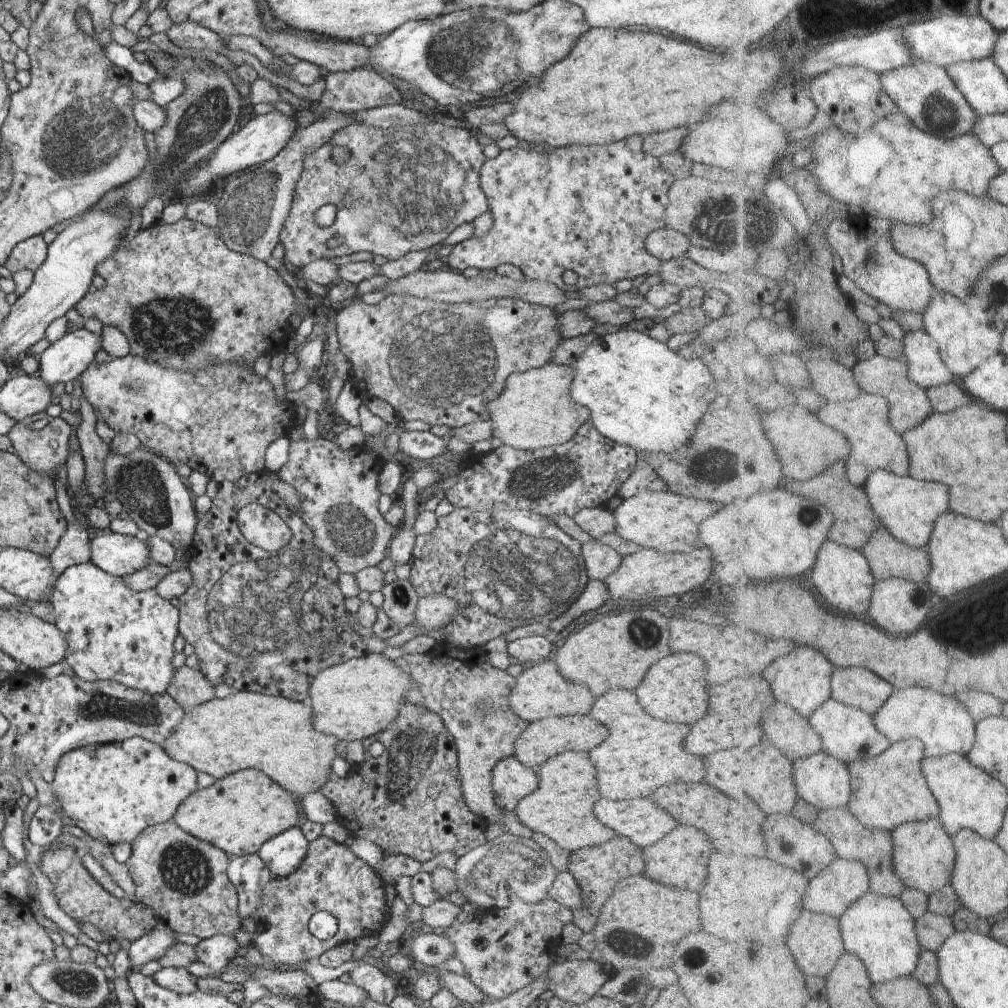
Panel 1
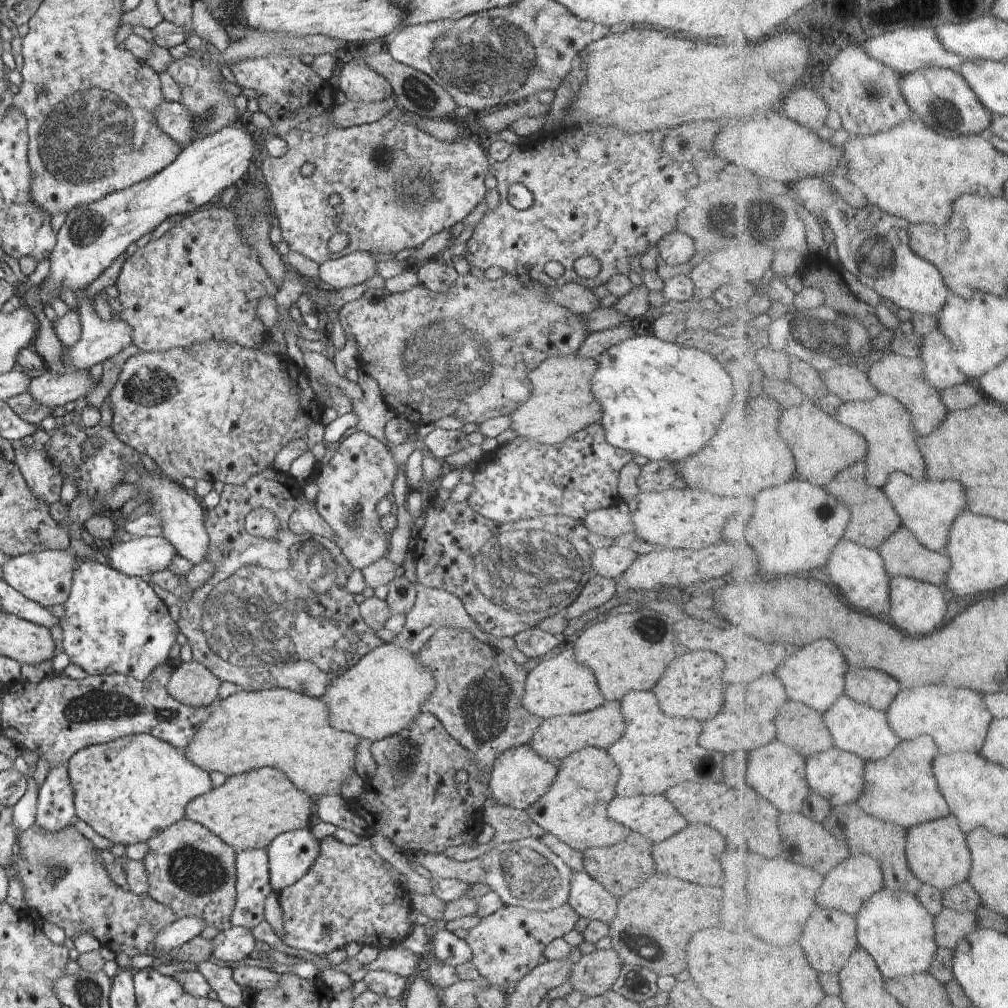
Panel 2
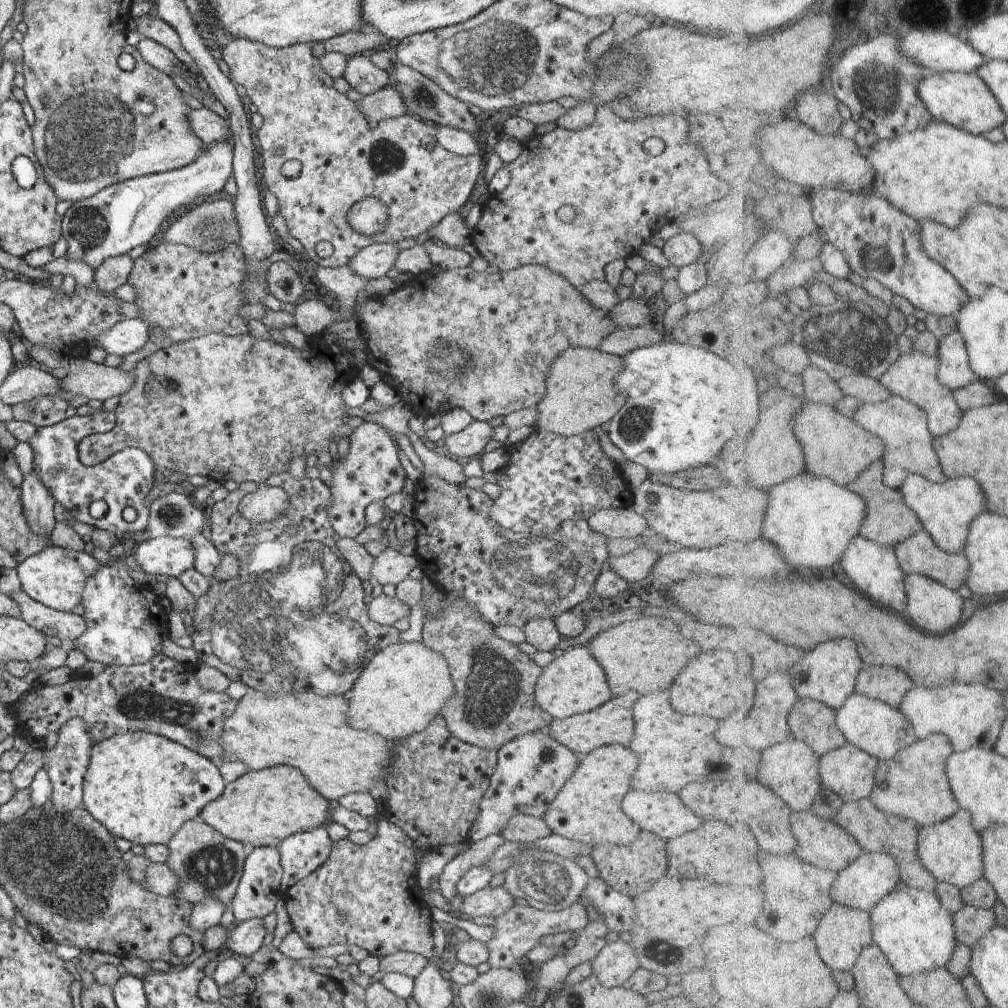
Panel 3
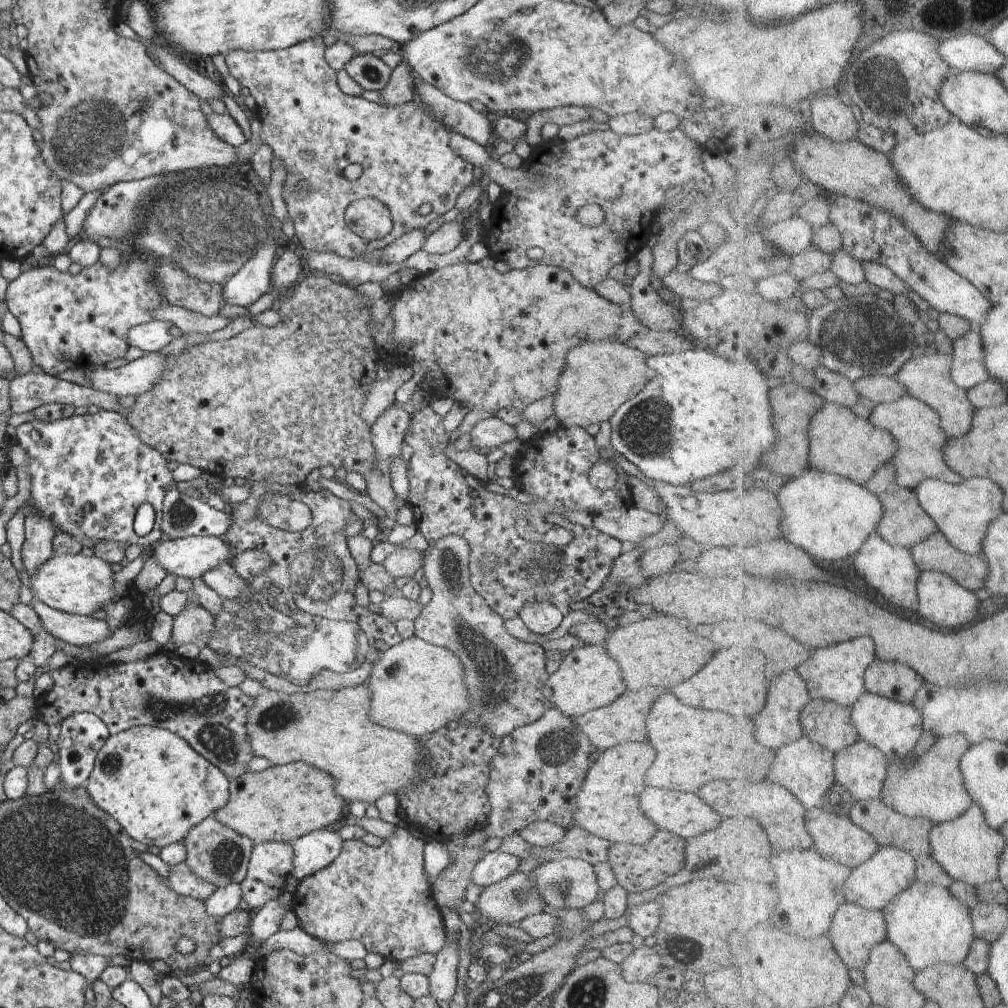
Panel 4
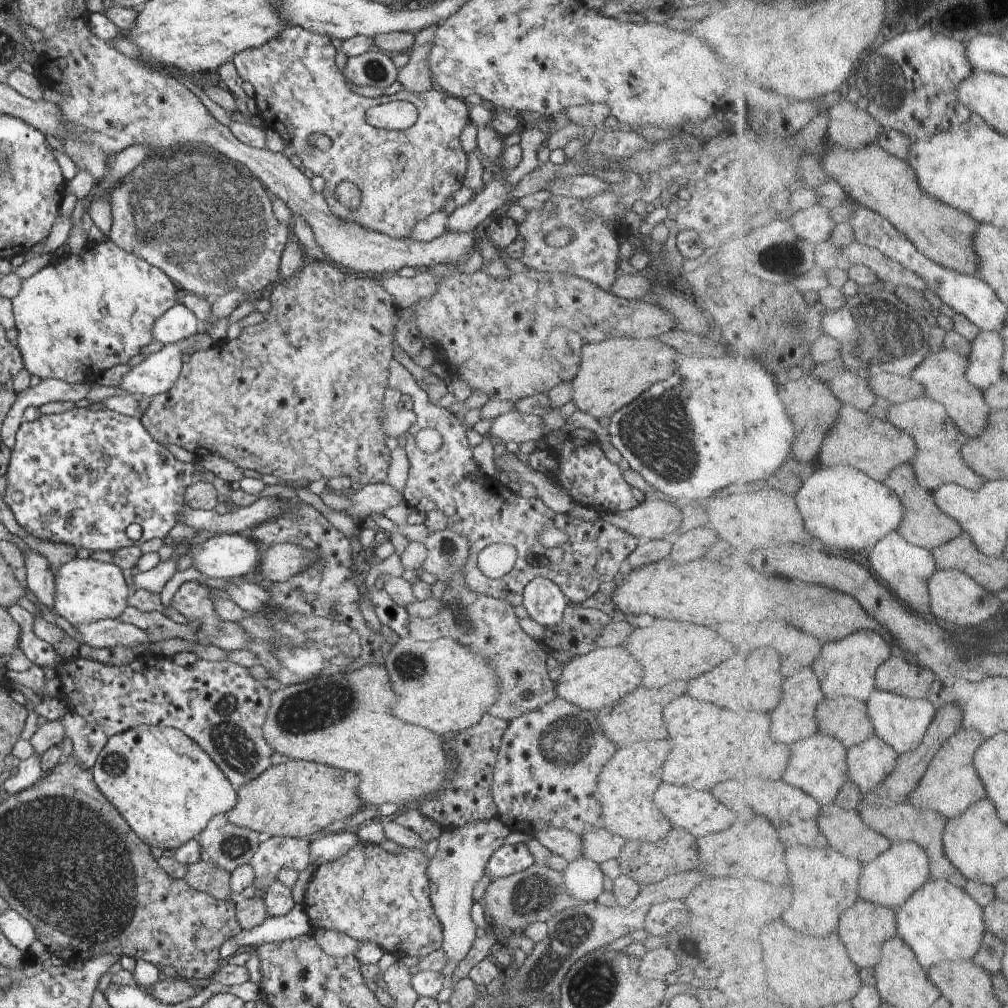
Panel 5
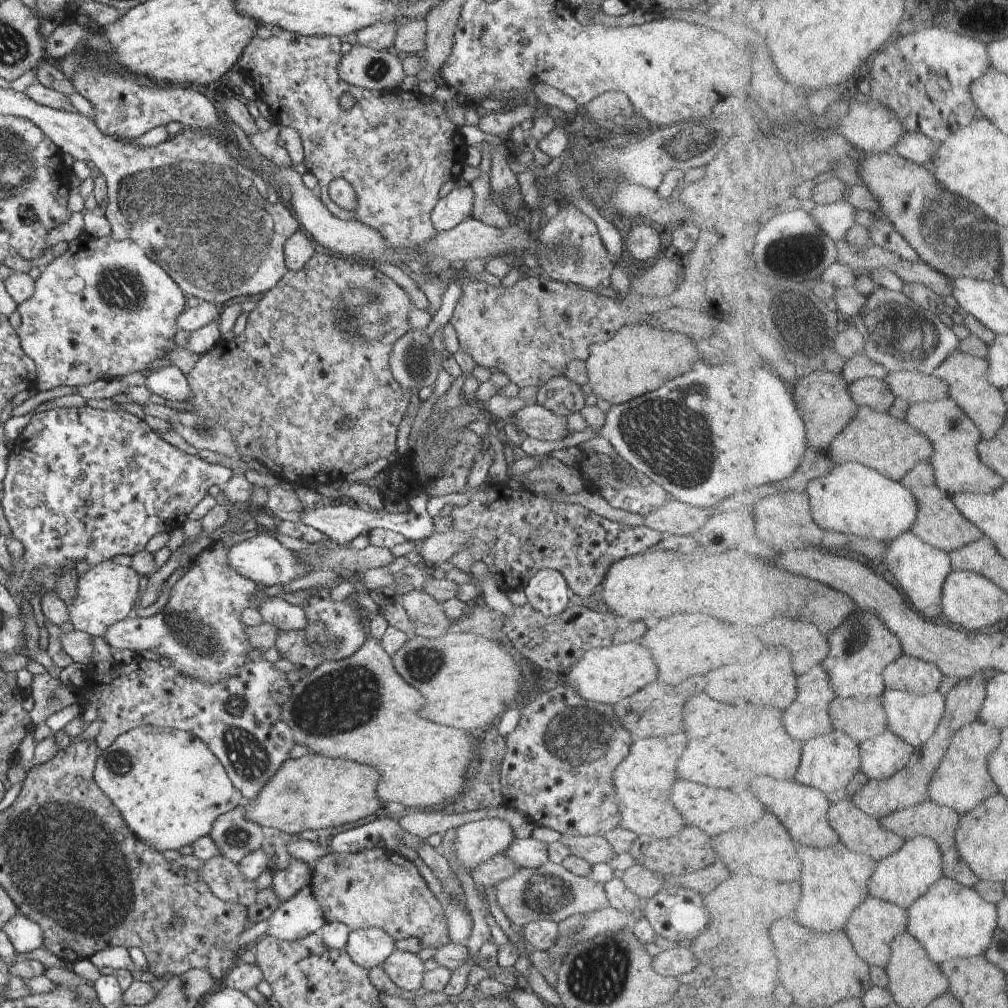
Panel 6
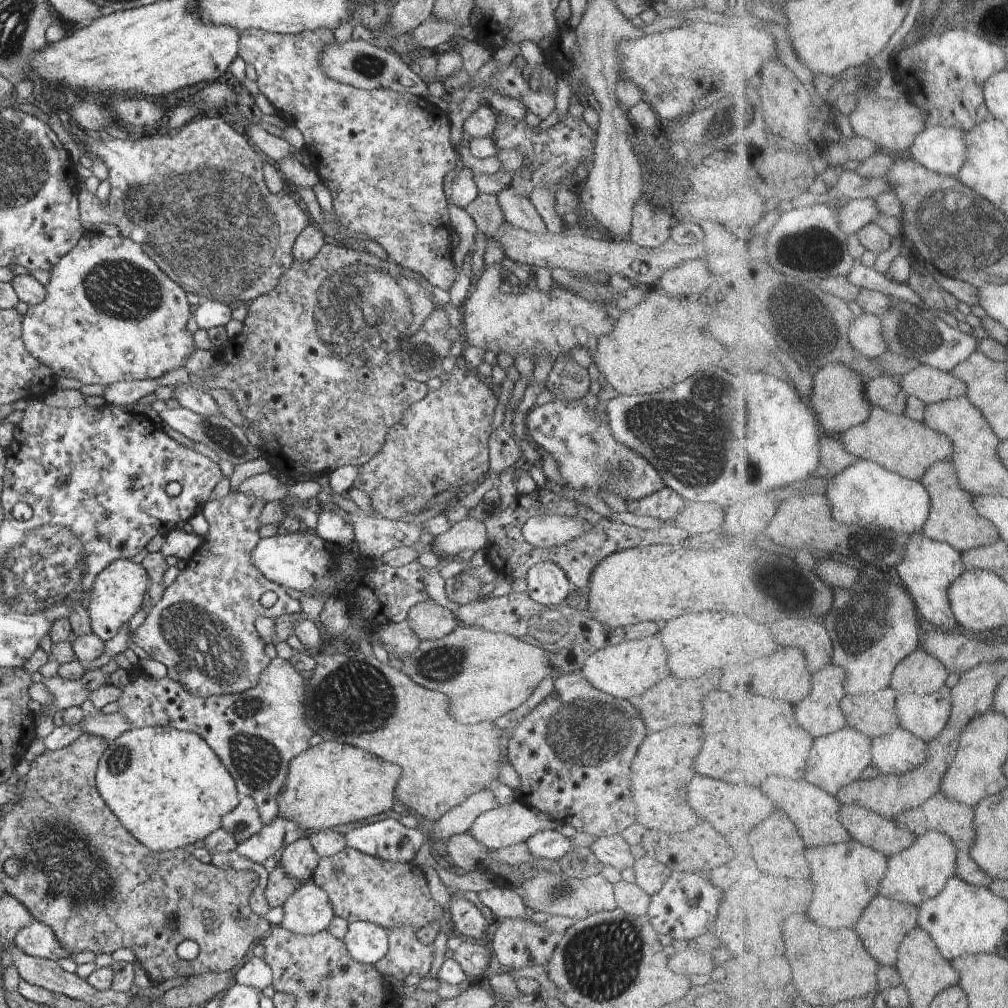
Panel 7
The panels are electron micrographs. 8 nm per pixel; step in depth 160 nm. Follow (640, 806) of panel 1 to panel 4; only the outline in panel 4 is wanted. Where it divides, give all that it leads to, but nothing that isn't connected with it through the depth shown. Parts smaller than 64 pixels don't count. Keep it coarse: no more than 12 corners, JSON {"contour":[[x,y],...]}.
{"contour":[[646,788],[640,806],[682,838],[722,820],[696,794]]}

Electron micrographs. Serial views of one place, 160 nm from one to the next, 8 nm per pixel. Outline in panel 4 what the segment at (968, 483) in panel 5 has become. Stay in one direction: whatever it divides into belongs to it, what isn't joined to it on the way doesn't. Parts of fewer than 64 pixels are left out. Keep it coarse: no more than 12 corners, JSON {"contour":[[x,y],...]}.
{"contour":[[906,395],[872,420],[902,442],[900,482],[966,480],[946,462],[943,416]]}

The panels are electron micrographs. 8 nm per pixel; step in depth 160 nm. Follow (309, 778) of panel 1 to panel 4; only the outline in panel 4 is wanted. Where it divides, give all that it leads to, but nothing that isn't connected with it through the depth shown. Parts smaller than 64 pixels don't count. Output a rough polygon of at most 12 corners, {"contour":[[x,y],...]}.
{"contour":[[367,683],[255,697],[272,765],[326,771],[346,801],[402,794],[425,747],[371,721]]}

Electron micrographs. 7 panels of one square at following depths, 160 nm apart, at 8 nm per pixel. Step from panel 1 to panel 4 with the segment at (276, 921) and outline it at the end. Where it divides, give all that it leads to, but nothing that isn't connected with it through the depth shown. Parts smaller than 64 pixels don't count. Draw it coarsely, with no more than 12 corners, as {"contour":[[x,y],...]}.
{"contour":[[404,827],[344,841],[299,882],[291,910],[326,945],[386,961],[448,938]]}

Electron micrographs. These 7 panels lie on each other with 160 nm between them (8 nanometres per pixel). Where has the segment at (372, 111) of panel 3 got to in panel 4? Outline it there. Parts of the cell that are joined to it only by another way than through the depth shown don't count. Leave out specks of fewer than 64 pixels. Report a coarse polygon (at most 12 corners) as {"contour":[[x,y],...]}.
{"contour":[[403,61],[381,92],[381,104],[414,100],[417,77]]}

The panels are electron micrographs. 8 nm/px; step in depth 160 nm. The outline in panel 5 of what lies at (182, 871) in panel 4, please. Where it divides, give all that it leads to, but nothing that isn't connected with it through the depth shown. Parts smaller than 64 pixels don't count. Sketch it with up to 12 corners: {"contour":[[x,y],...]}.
{"contour":[[200,860],[184,879],[200,892],[230,901],[231,874]]}

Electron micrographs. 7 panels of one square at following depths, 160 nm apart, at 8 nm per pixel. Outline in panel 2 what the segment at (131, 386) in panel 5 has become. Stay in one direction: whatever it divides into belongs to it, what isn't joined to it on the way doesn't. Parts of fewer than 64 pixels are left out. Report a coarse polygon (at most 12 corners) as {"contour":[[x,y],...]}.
{"contour":[[89,369],[35,374],[28,392],[54,408],[85,397]]}

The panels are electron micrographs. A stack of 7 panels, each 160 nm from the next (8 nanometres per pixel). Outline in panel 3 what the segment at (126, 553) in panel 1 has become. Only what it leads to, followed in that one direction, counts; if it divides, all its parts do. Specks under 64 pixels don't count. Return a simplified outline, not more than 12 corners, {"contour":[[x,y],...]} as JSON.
{"contour":[[186,537],[144,538],[134,548],[146,573],[176,577],[195,566]]}

